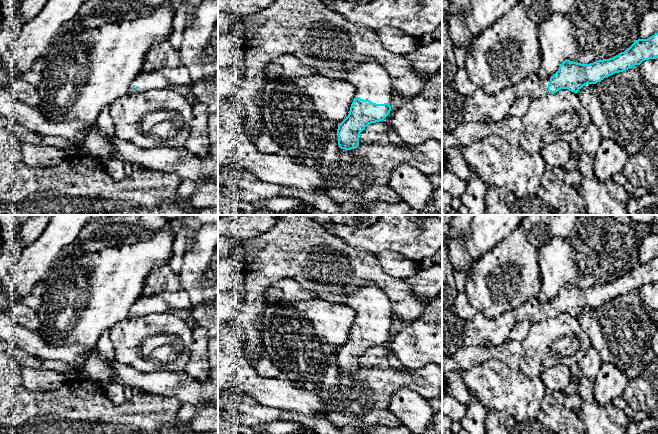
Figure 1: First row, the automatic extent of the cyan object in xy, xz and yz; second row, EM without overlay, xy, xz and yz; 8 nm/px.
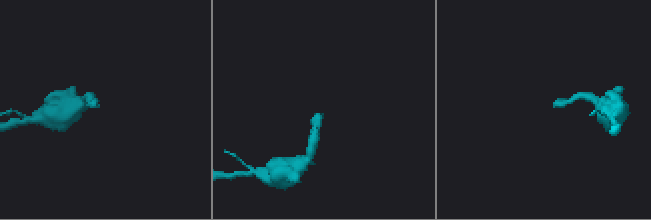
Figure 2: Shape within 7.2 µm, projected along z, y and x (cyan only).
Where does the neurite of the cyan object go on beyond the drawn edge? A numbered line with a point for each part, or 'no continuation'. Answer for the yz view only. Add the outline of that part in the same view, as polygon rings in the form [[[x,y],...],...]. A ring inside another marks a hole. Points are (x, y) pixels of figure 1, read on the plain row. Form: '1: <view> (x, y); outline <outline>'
1: yz (481, 331); outline [[[532,297],[517,308],[503,313],[496,319],[488,319],[480,312],[473,320],[463,320],[462,339],[465,346],[495,347],[509,339],[513,326],[520,321],[540,322],[548,315],[550,302],[541,302]]]

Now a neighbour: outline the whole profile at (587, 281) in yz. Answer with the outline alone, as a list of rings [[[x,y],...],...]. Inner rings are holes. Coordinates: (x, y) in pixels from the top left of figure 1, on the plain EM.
[[[579,215],[568,237],[553,237],[537,249],[541,277],[537,298],[550,302],[565,284],[590,288],[624,276],[639,263],[642,239],[648,232],[648,225],[638,223],[628,215]]]

